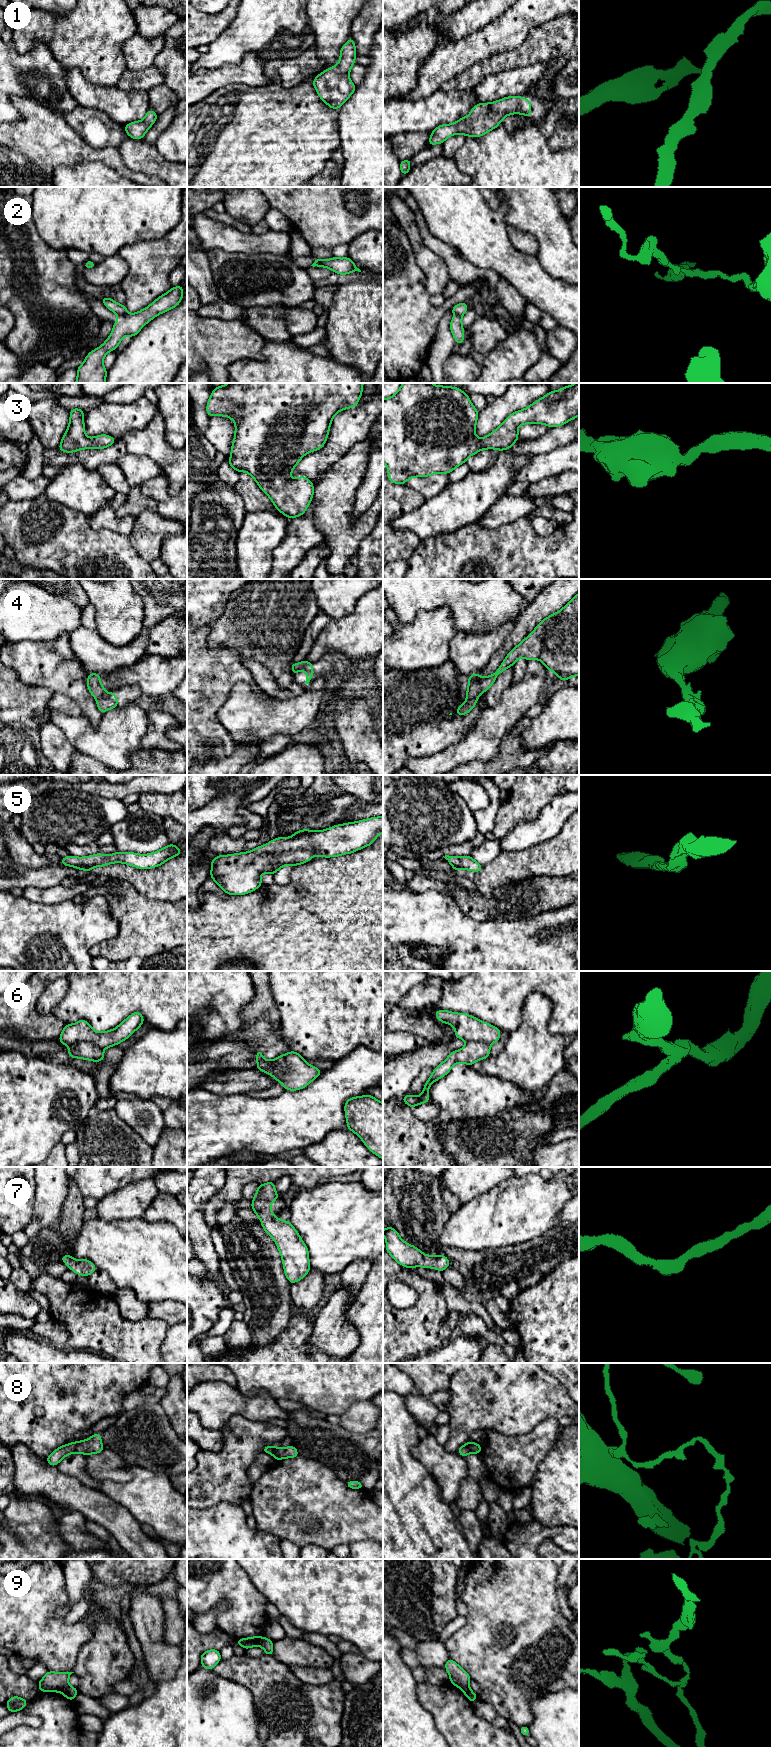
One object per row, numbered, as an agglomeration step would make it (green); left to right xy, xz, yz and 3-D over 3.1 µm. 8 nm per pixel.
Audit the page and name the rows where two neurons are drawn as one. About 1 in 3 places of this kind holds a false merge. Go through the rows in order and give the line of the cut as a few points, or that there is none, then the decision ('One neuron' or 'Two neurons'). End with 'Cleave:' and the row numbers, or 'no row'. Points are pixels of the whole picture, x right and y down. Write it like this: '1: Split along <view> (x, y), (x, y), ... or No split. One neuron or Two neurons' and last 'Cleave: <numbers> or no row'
1: No split. One neuron
2: Split along xy (127, 313), (118, 316). Two neurons
3: No split. One neuron
4: No split. One neuron
5: No split. One neuron
6: Split along xz (282, 1055), (283, 1069), (275, 1074). Two neurons
7: No split. One neuron
8: Split along yz (471, 1441), (470, 1452). Two neurons
9: Split along xz (262, 1637), (258, 1645). Two neurons
Cleave: 2, 6, 8, 9

